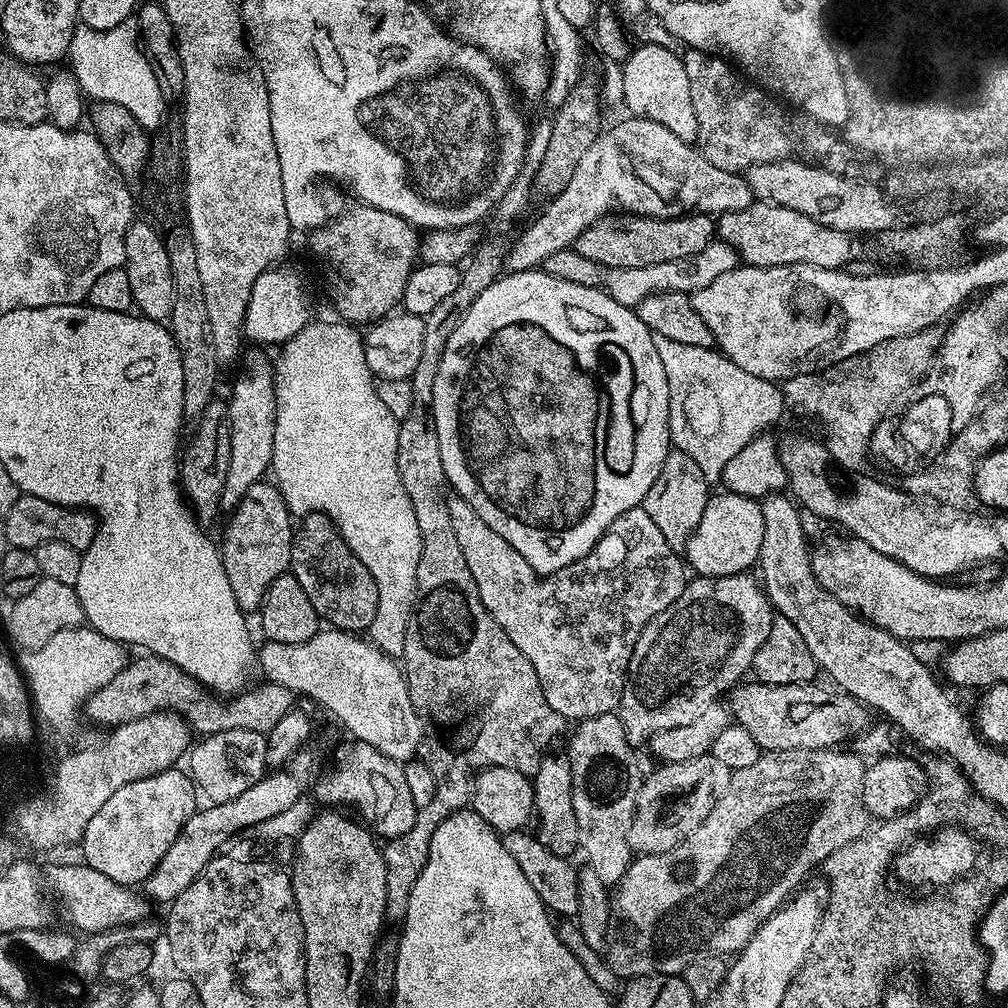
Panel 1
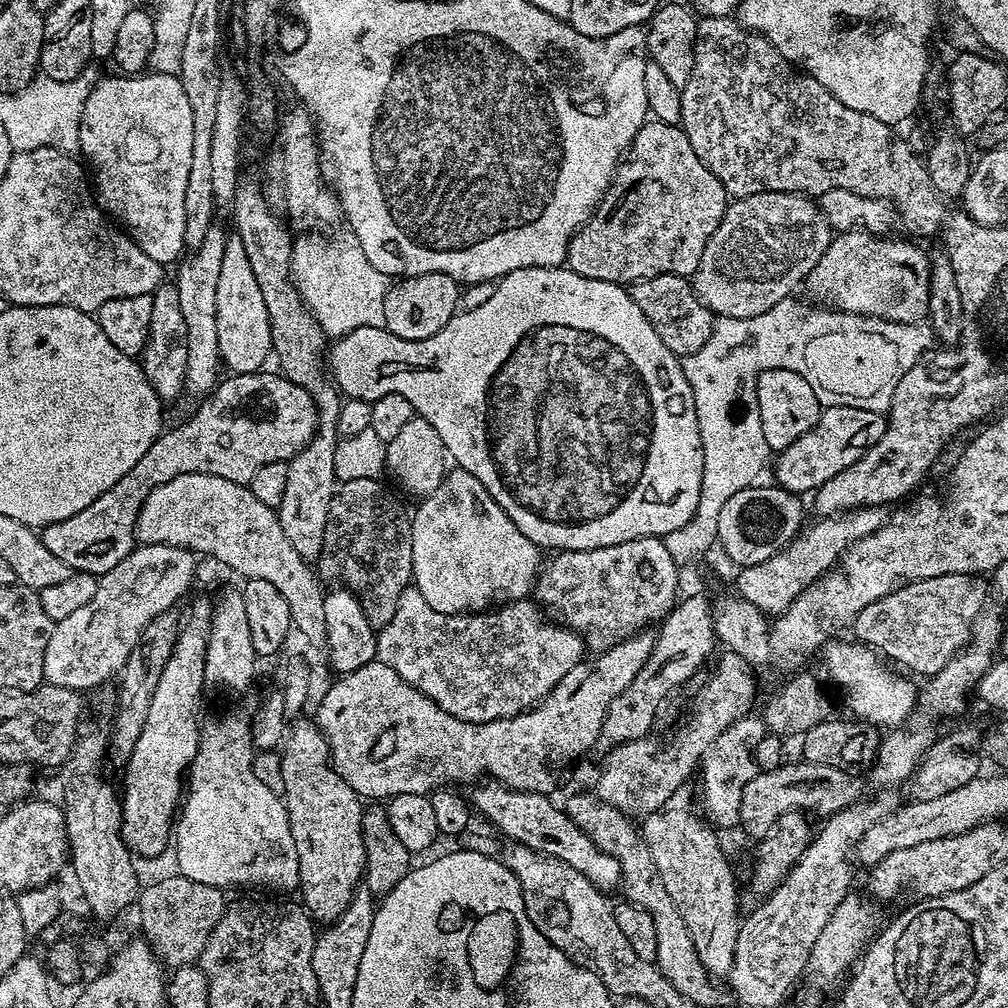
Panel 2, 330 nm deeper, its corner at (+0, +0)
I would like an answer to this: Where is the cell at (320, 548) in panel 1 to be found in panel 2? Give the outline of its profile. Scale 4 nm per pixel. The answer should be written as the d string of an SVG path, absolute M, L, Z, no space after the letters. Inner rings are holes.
M354 478L353 480L343 481L337 487L335 496L330 502L330 518L326 522L326 538L322 544L320 551L320 559L318 561L318 571L321 580L331 582L336 586L343 586L348 591L353 592L358 598L358 602L362 606L362 610L366 614L366 622L370 622L370 626L374 629L381 629L386 626L386 622L390 622L390 618L394 618L394 610L398 610L398 598L402 598L402 590L406 590L413 583L412 578L412 516L404 513L404 508L380 485L379 479L371 480L370 478Z

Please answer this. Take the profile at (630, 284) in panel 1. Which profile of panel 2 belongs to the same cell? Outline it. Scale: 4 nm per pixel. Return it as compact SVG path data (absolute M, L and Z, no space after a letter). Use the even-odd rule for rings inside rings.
M759 192L753 196L741 196L733 199L727 210L724 211L724 217L718 226L718 230L714 230L710 242L706 242L706 250L702 250L702 262L698 262L698 270L695 276L691 277L690 283L695 288L698 298L717 317L754 318L758 314L766 314L771 308L778 306L778 302L789 299L795 293L792 291L799 284L801 287L807 281L810 270L814 270L818 258L822 258L822 254L828 248L828 243L831 242L833 235L832 227L826 222L819 203L799 192Z

